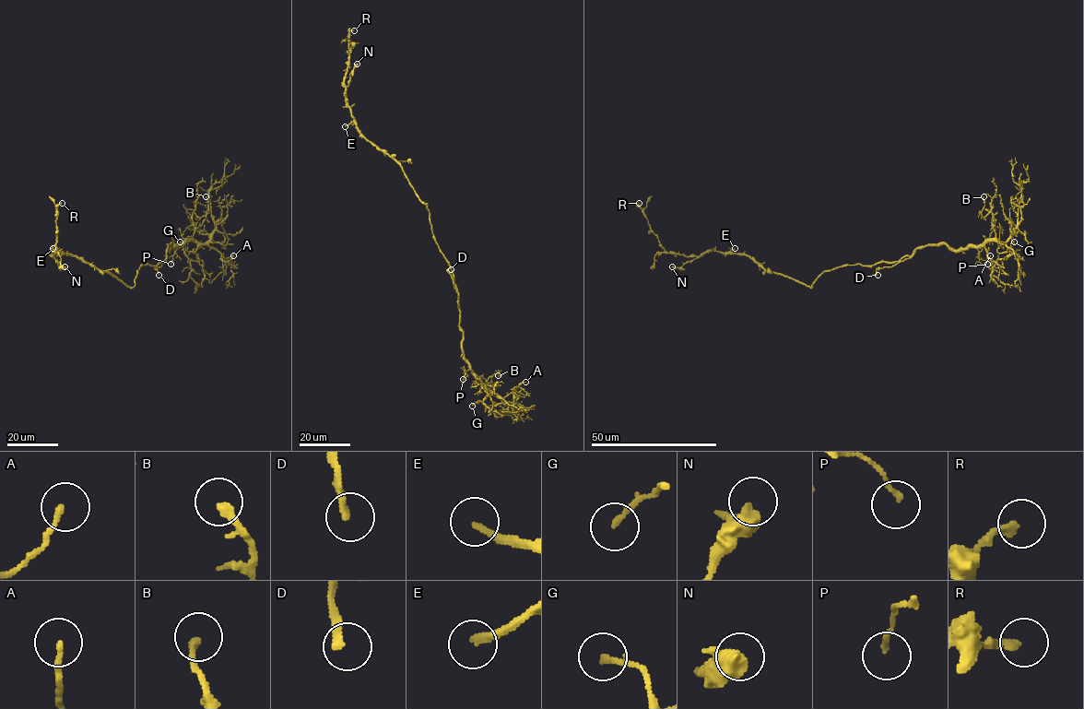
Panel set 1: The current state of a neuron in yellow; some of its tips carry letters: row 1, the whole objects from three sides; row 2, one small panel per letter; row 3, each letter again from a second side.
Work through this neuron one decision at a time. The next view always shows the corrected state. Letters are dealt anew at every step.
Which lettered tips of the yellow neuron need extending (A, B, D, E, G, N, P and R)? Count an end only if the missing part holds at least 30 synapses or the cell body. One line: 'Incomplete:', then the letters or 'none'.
Incomplete: D, E

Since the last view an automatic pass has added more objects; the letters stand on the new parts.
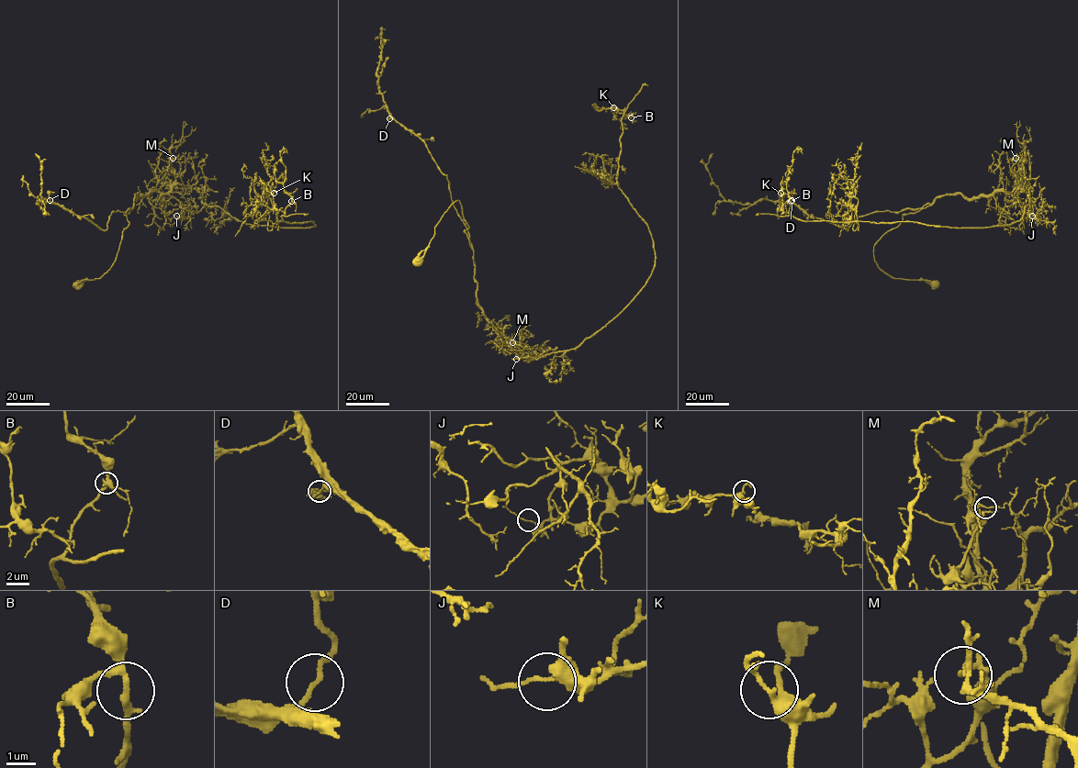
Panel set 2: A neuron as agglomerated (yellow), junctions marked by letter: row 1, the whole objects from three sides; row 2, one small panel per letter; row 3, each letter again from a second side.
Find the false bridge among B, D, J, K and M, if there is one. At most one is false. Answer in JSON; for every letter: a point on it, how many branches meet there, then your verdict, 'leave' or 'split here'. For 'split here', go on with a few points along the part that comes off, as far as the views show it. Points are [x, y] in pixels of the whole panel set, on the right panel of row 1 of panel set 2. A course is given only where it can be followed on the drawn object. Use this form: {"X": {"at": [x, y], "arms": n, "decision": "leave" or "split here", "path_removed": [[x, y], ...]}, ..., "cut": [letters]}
{"B": {"at": [791, 201], "arms": 3, "decision": "leave"}, "D": {"at": [791, 200], "arms": 2, "decision": "leave"}, "J": {"at": [1032, 216], "arms": 2, "decision": "leave"}, "K": {"at": [780, 193], "arms": 3, "decision": "leave"}, "M": {"at": [1016, 158], "arms": 3, "decision": "split here", "path_removed": [[1016, 158], [1017, 185], [1028, 194], [1022, 217], [949, 228], [795, 218], [787, 182], [793, 152], [802, 154]]}, "cut": ["M"]}

